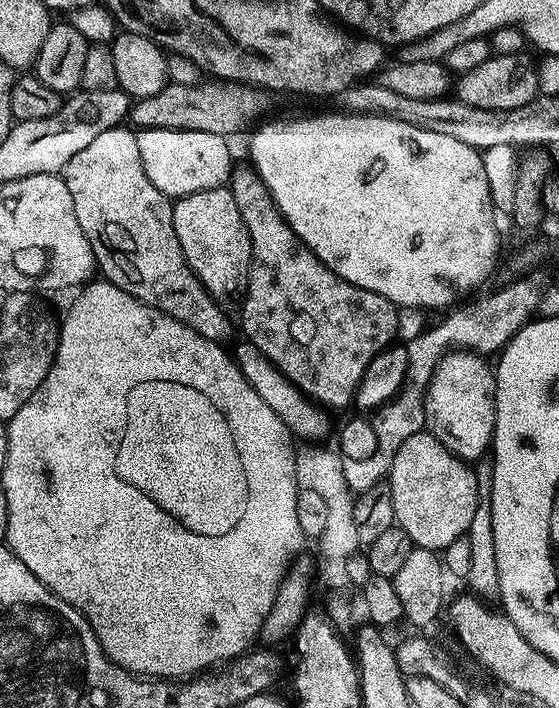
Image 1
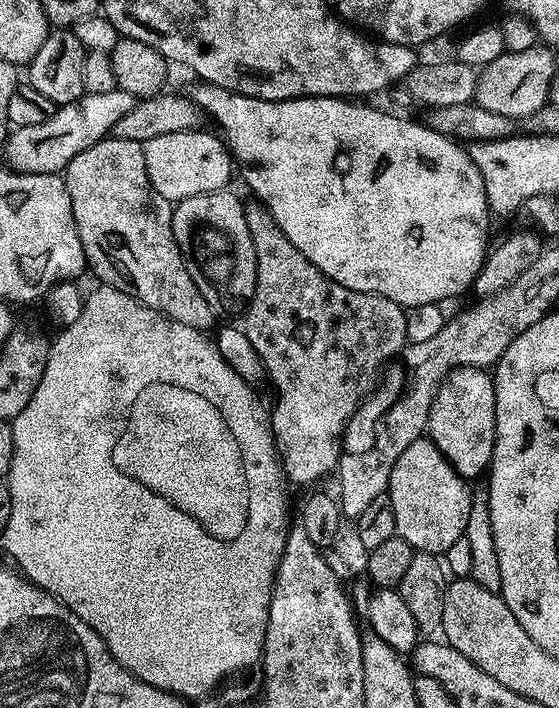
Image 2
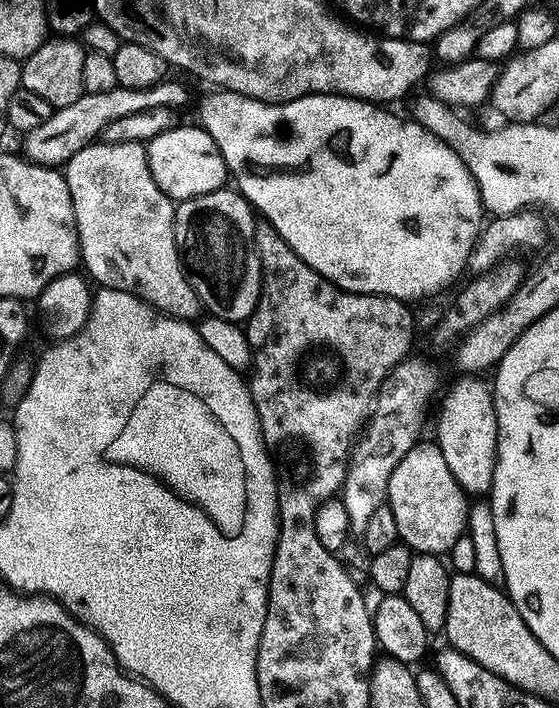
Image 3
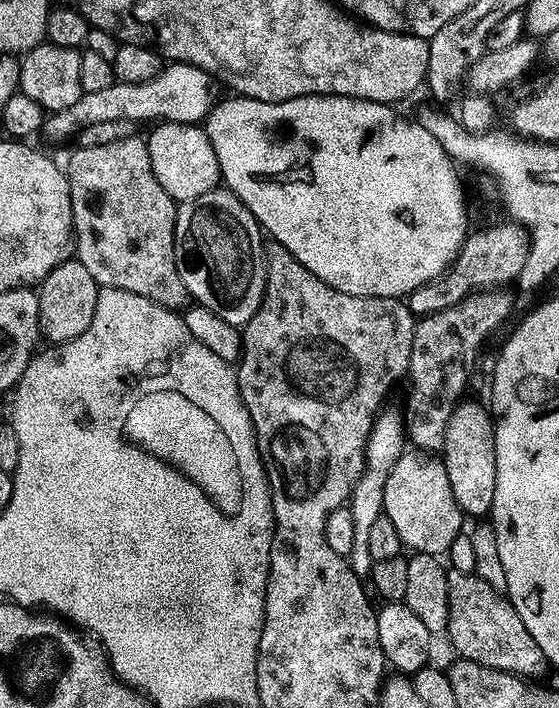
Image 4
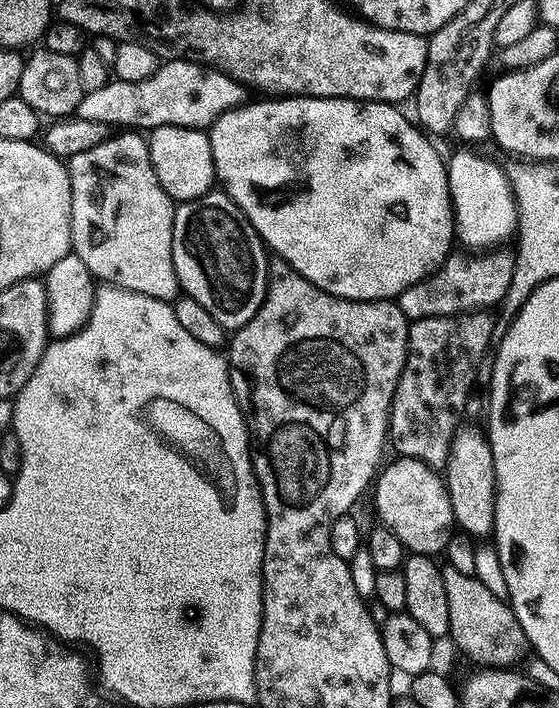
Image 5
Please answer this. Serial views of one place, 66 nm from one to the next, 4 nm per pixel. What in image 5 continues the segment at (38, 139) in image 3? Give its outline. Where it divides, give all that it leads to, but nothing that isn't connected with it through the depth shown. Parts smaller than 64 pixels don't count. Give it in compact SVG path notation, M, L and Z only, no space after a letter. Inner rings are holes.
M169 60L142 82L122 82L112 78L102 90L84 94L75 115L90 122L119 126L124 130L151 130L158 126L186 126L207 129L224 112L245 103L245 85L239 84L225 72L218 72L191 60Z

